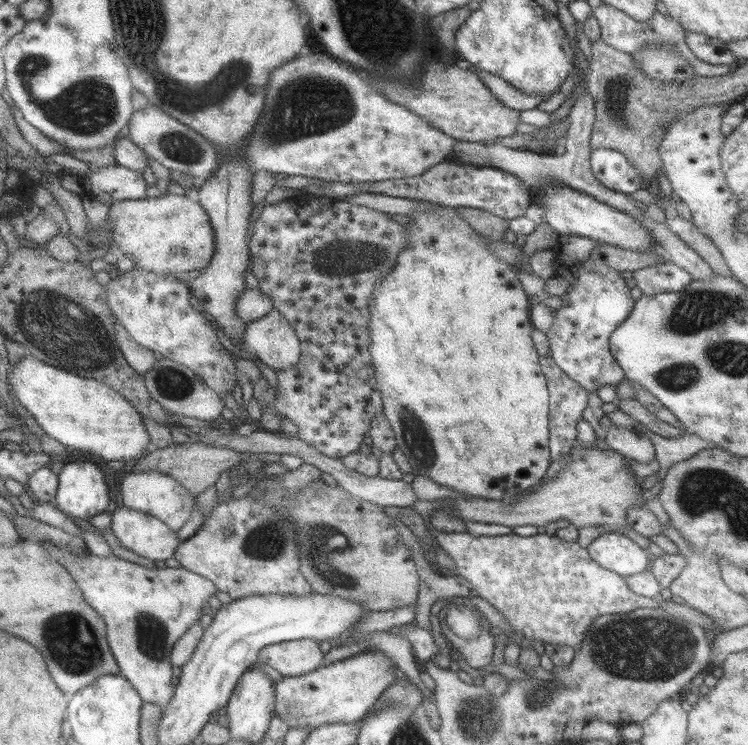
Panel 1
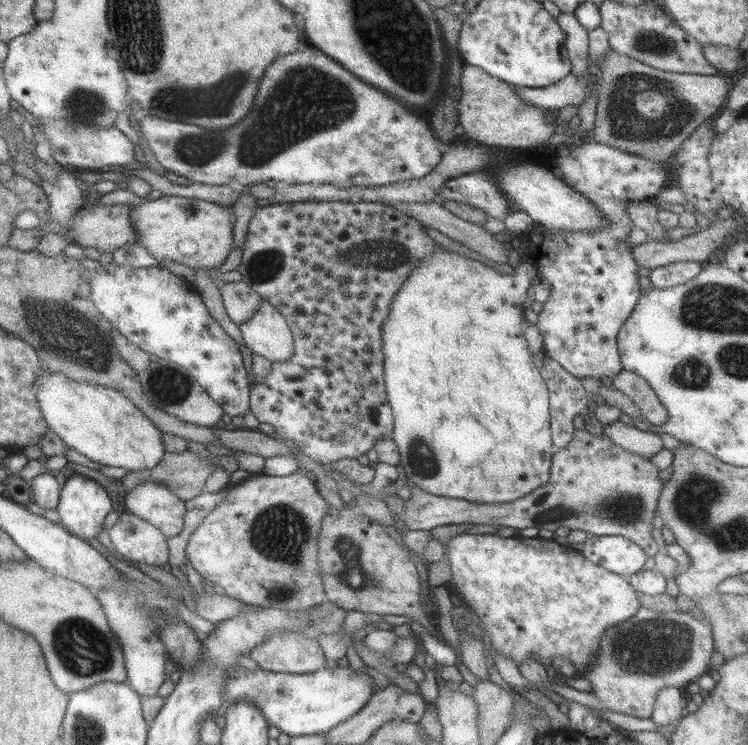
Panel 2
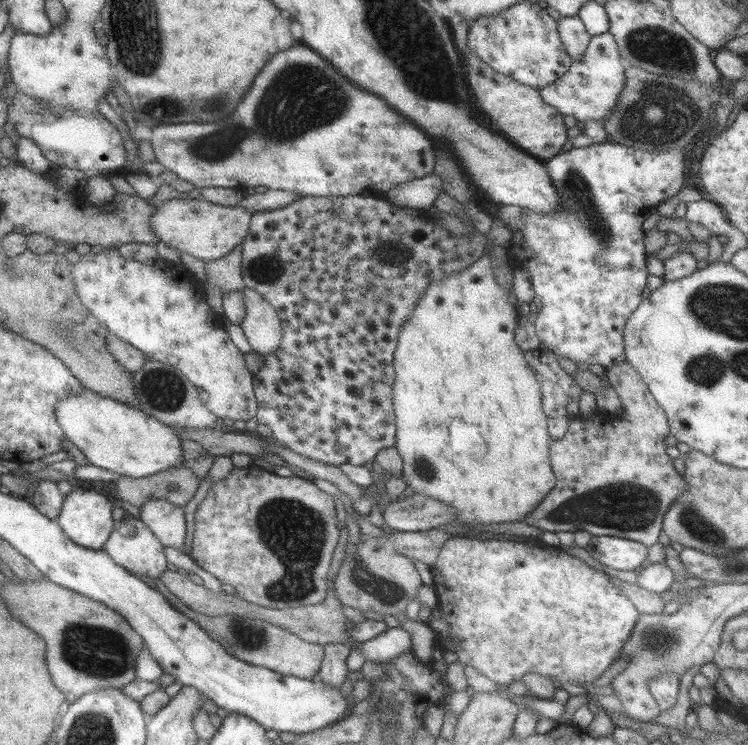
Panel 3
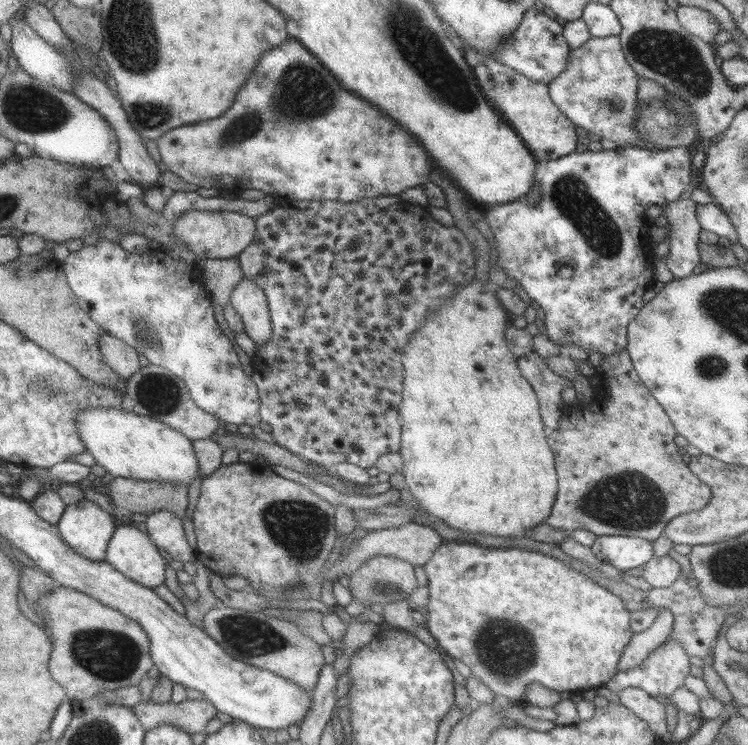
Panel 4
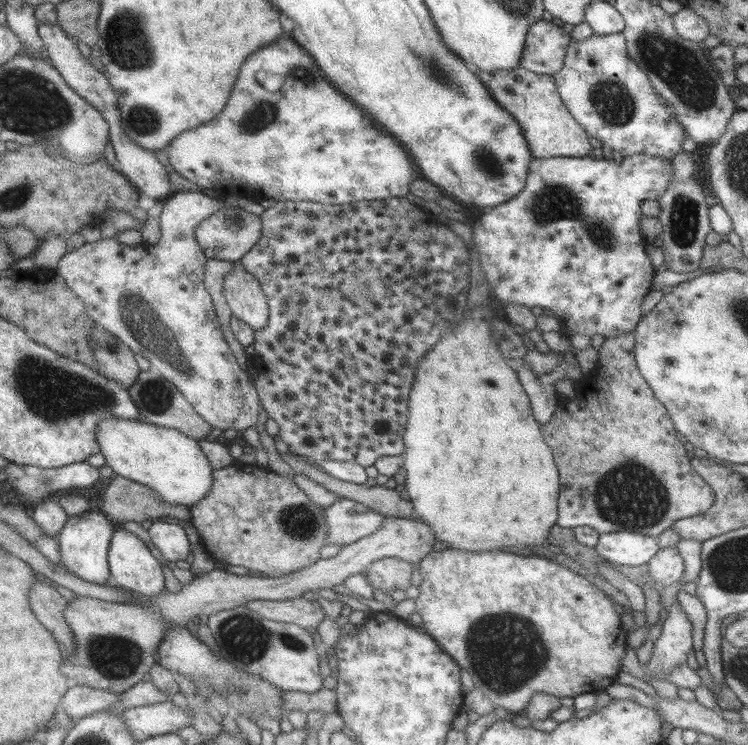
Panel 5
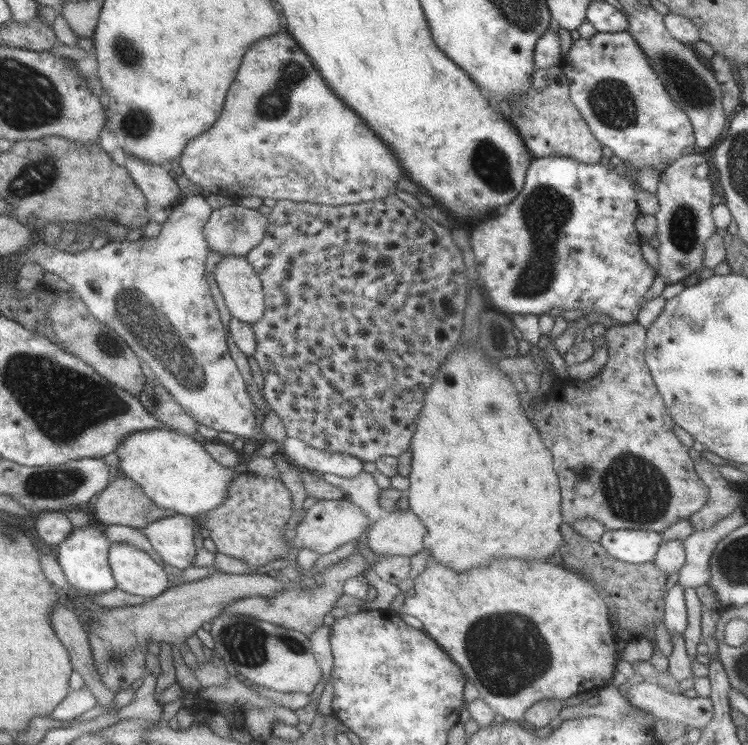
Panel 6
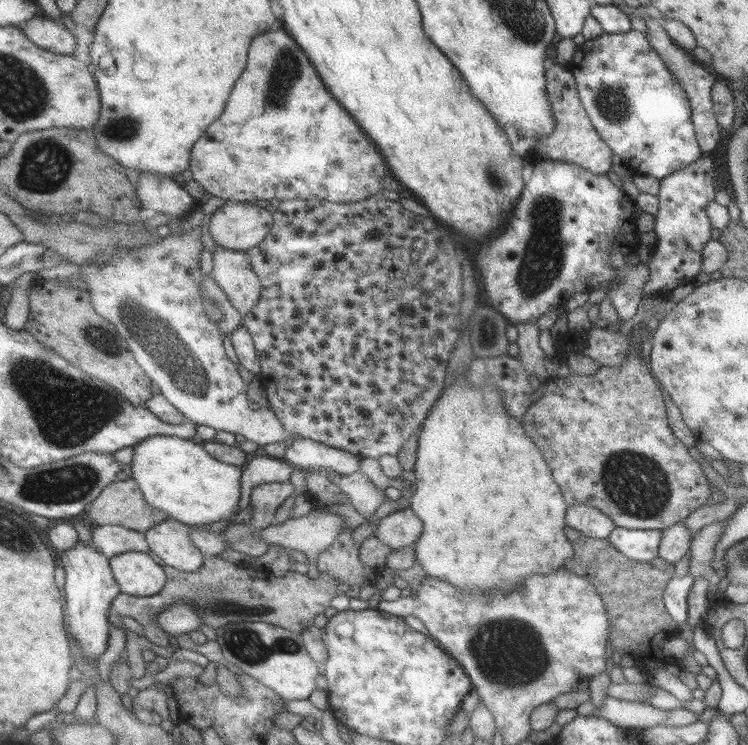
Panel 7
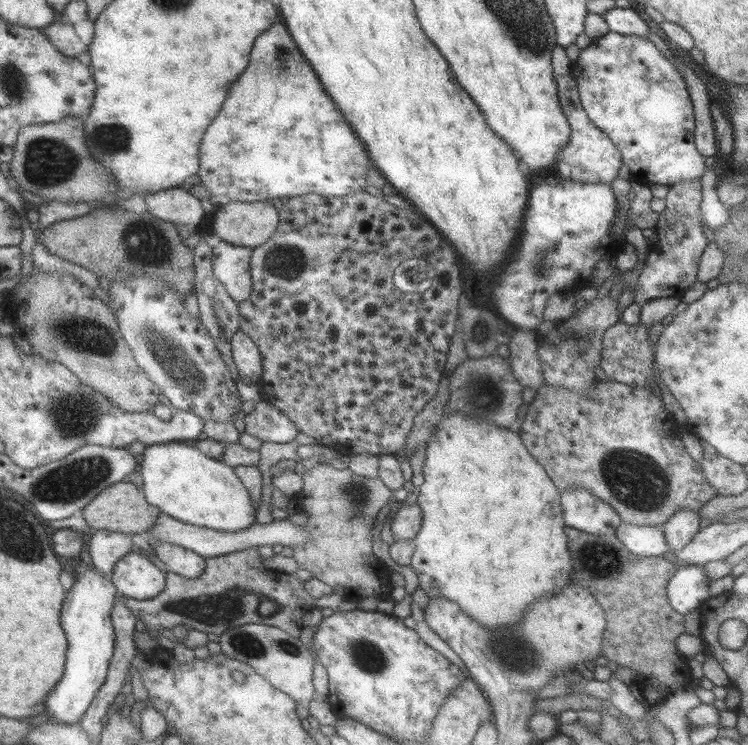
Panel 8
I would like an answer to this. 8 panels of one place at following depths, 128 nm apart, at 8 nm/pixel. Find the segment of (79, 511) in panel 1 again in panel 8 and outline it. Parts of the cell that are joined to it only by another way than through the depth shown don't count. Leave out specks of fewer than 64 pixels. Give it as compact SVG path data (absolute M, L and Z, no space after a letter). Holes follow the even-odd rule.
M74 559L72 568L75 570L74 584L66 591L61 611L61 626L68 642L65 672L46 699L45 711L52 724L76 724L82 720L92 698L106 681L115 650L111 611L119 591L111 578L106 578L94 564Z

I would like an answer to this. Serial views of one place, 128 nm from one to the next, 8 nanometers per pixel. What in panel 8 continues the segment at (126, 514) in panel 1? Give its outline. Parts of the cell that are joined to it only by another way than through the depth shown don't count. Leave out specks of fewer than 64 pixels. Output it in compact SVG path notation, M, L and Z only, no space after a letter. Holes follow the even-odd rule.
M132 550L116 563L111 580L122 596L150 600L164 590L167 574L148 557Z

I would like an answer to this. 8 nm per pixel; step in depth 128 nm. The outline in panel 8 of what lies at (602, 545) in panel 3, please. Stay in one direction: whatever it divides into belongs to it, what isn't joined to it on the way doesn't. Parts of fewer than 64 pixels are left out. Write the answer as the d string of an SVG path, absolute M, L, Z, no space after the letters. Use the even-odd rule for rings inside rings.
M622 521L615 534L626 549L641 557L657 557L668 551L661 526L640 526Z

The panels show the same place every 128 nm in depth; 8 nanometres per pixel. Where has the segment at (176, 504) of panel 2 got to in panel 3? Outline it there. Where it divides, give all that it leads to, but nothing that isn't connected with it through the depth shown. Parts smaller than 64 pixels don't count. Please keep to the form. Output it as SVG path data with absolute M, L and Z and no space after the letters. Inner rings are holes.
M150 498L140 506L139 518L164 546L171 546L183 552L188 528L182 507L174 506L168 500Z

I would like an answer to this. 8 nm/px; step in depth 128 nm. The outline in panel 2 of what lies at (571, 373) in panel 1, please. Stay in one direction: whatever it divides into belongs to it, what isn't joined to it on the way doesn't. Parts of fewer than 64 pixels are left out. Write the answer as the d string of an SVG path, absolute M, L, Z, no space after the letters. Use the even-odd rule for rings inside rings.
M593 141L578 148L573 146L566 157L558 154L553 163L554 165L550 166L558 176L576 193L582 194L592 202L610 223L606 223L606 227L592 233L559 231L534 223L530 231L524 235L520 234L530 251L529 262L537 269L540 278L552 286L552 292L544 303L538 323L535 325L543 336L545 351L568 373L580 380L584 377L594 377L598 380L602 380L604 376L614 378L614 375L623 369L616 336L643 294L640 291L639 267L633 256L634 247L626 243L633 227L626 206L632 200L653 201L663 188L670 184L669 167L664 168L652 160Z

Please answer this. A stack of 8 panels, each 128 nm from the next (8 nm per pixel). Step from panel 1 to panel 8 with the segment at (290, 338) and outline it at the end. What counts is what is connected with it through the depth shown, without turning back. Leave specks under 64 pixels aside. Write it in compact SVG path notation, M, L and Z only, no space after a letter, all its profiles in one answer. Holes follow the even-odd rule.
M221 241L218 246L213 248L213 273L218 279L228 294L237 302L244 302L250 293L252 293L252 274L251 274L251 257L253 249L242 245L232 245L226 241Z

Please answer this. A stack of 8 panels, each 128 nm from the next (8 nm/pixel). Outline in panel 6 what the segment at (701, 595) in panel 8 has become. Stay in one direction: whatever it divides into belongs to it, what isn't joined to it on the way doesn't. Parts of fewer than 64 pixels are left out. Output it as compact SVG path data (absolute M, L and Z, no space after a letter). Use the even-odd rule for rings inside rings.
M676 583L666 591L663 628L666 635L683 636L688 625L687 607L685 604L685 590L680 583Z

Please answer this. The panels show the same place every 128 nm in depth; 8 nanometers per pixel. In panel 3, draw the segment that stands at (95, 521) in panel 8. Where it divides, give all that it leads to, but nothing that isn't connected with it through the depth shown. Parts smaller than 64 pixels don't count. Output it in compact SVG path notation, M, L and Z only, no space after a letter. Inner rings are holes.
M191 463L178 464L142 478L121 476L115 482L115 494L138 507L150 498L160 498L183 508L192 500L202 481L194 474Z

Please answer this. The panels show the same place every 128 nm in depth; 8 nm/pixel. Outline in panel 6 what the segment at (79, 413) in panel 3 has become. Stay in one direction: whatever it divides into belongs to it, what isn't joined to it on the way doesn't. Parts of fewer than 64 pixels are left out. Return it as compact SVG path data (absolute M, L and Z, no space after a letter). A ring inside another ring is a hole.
M165 427L134 432L126 436L114 452L119 457L121 475L140 485L156 506L176 510L177 514L194 519L220 506L226 500L228 484L236 476L248 472L245 463L238 463L235 467L222 466L194 437Z

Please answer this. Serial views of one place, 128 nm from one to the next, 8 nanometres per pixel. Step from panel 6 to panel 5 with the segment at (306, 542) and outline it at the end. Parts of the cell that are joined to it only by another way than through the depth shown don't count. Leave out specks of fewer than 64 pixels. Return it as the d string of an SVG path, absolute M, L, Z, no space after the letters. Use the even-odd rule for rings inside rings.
M338 499L332 505L324 507L324 516L328 522L326 545L346 546L378 530L385 516L350 499Z

